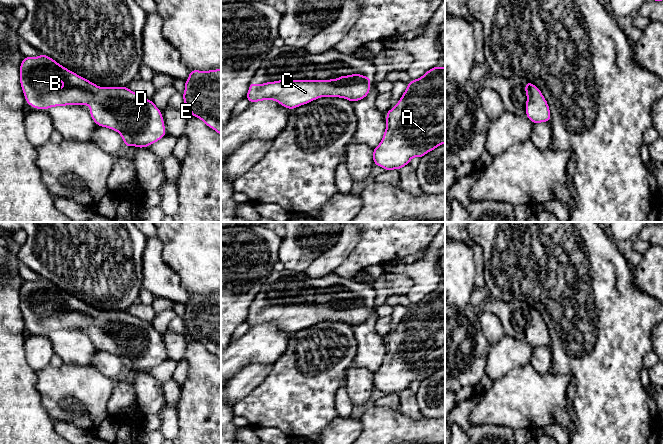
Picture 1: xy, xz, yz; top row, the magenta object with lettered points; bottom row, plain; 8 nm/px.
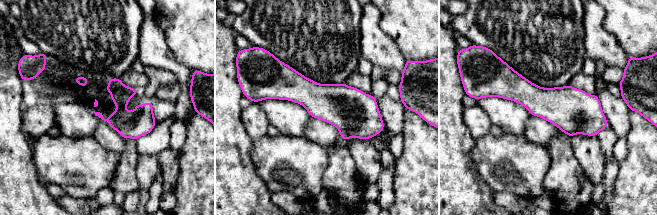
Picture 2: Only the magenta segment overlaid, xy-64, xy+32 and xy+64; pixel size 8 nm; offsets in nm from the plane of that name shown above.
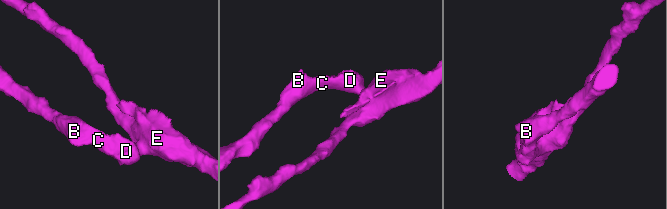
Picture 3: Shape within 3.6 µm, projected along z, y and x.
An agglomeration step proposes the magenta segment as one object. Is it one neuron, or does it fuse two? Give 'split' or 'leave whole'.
leave whole

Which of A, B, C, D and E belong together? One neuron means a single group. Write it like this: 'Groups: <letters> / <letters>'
Groups: A B C D E

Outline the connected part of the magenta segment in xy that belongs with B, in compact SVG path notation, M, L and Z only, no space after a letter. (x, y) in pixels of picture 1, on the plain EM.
M44 278L24 281L19 298L27 328L41 334L87 328L93 345L117 355L126 371L148 371L166 358L158 331L128 311L99 311Z

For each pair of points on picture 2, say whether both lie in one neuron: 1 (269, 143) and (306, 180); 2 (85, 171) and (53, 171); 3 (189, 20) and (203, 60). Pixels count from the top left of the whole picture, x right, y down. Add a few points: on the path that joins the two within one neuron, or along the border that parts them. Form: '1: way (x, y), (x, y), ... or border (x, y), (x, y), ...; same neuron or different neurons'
1: way (278, 152), (297, 171); same neuron
2: way (77, 170), (61, 170); same neuron
3: way (199, 30), (203, 34), (203, 50); same neuron

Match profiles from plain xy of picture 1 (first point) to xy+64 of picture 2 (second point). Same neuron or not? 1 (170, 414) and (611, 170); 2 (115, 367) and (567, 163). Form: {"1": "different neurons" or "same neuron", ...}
{"1": "same neuron", "2": "different neurons"}

